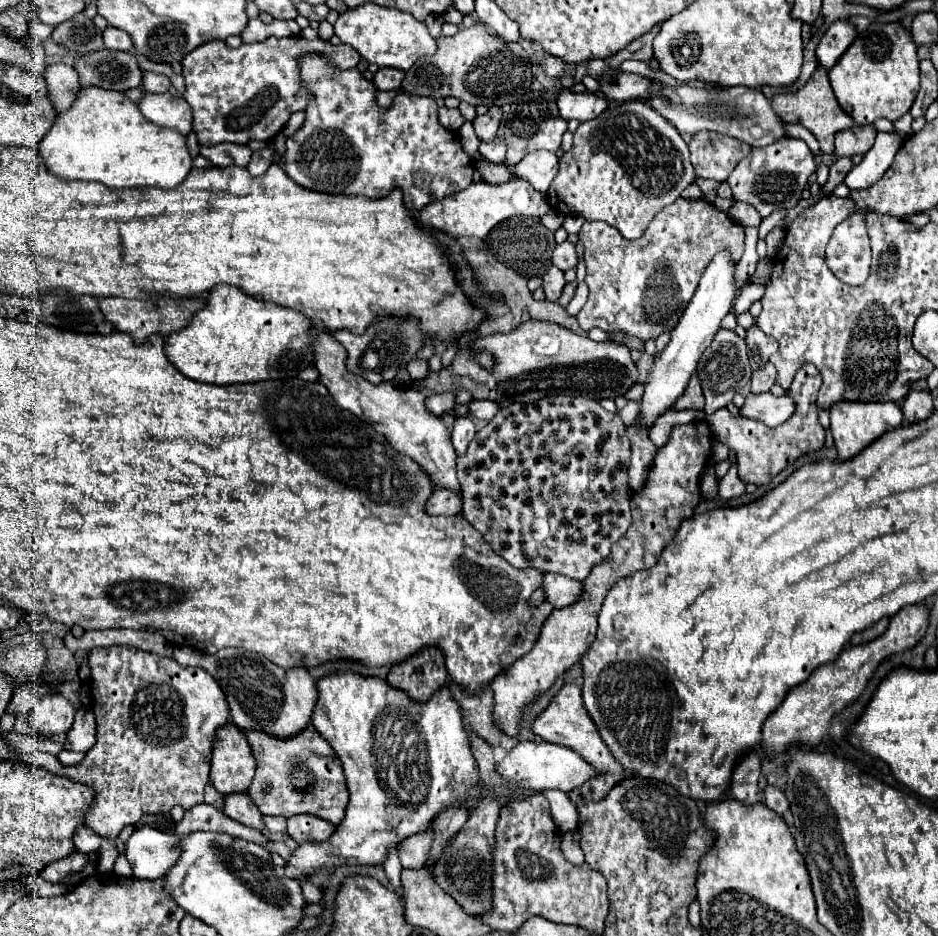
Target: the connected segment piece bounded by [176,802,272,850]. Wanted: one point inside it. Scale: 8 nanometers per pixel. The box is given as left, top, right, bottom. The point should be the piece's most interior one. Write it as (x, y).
(202, 817)

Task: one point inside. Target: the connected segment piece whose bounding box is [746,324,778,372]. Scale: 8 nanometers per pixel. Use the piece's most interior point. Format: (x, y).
(761, 347)

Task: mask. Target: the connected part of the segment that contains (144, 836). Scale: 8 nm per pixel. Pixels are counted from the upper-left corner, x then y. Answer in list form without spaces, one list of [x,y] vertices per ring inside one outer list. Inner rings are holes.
[[[150,826],[136,828],[126,842],[126,858],[136,878],[160,878],[170,866],[170,846],[178,842],[176,834],[160,832]]]

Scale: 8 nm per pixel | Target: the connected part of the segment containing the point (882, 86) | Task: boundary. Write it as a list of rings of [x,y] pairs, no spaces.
[[[900,22],[870,24],[830,68],[830,82],[840,106],[856,124],[872,124],[878,118],[890,122],[902,118],[910,110],[920,84],[916,44],[910,32]]]

